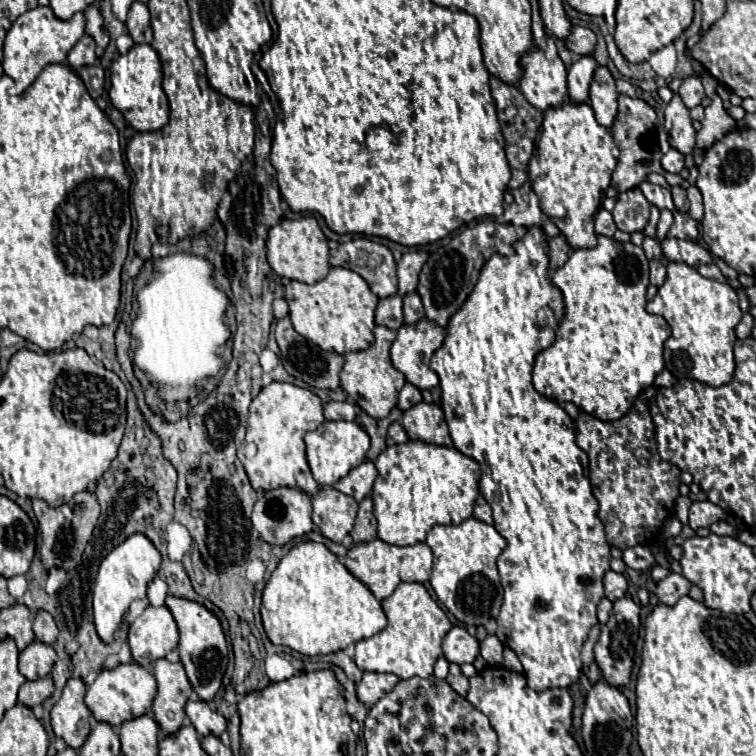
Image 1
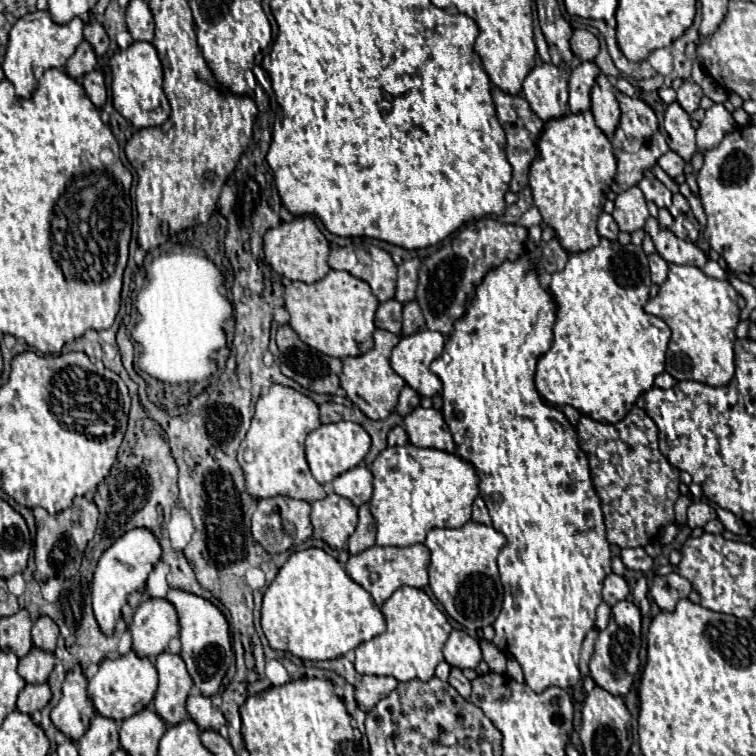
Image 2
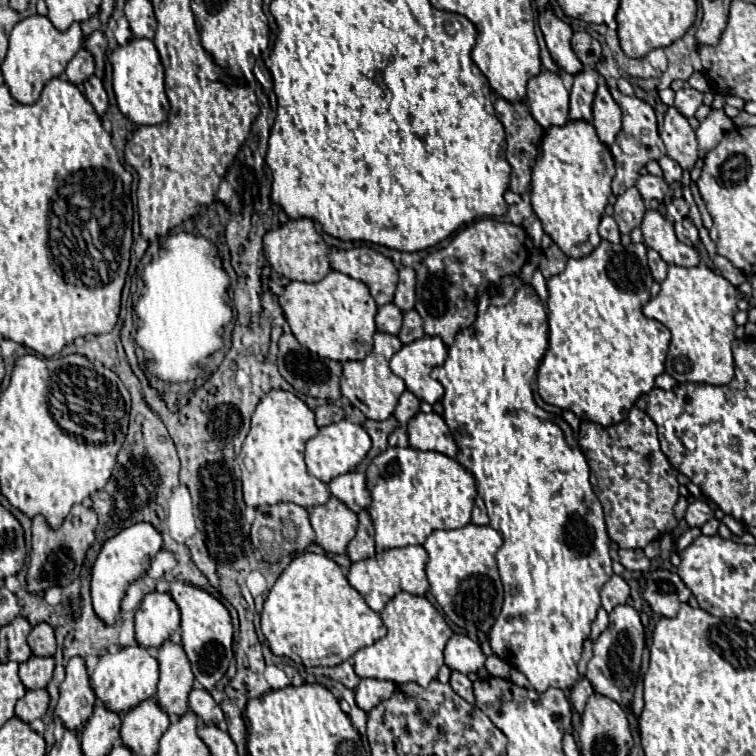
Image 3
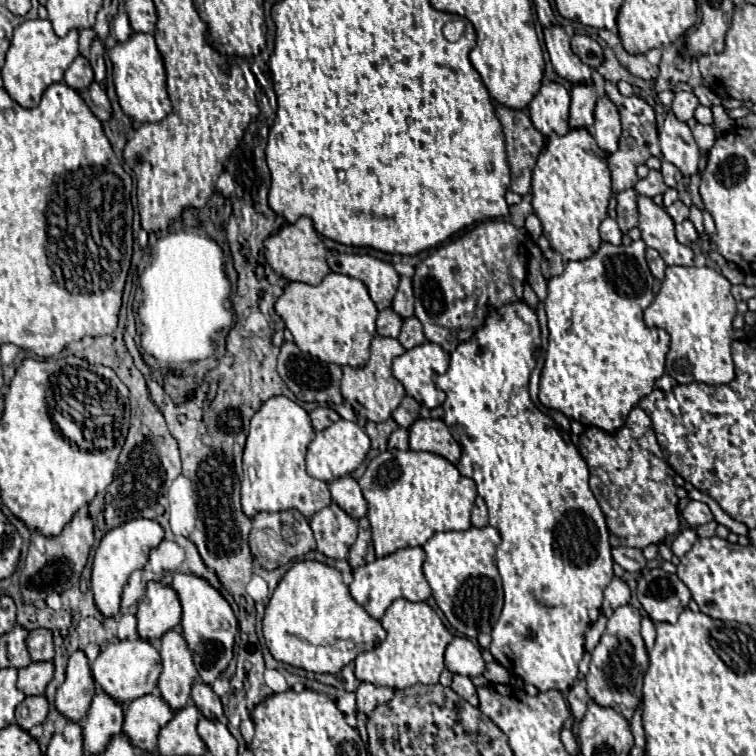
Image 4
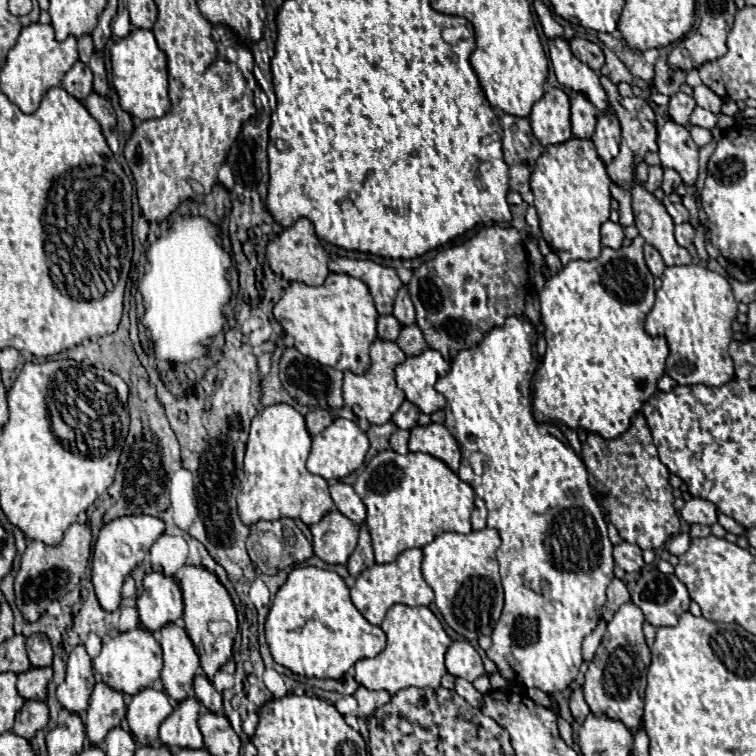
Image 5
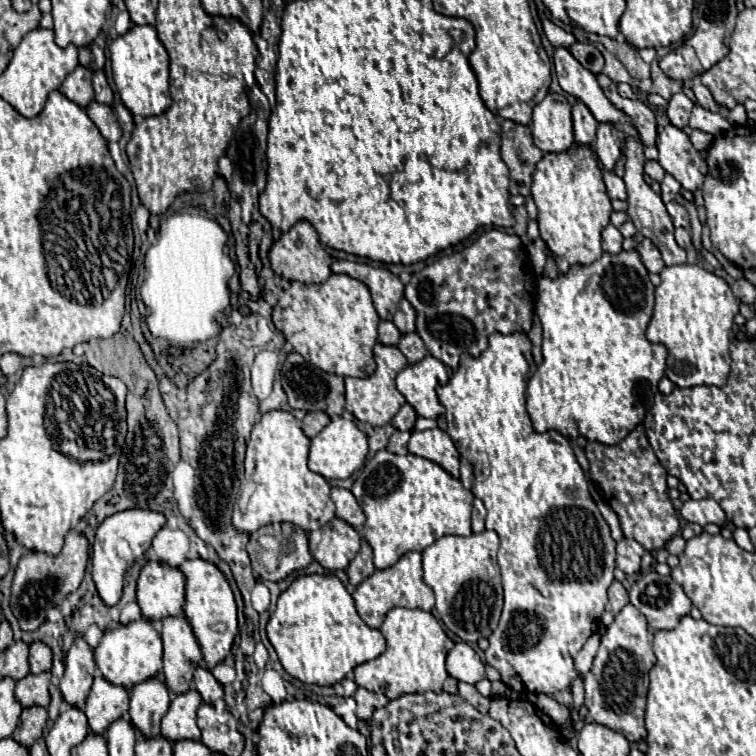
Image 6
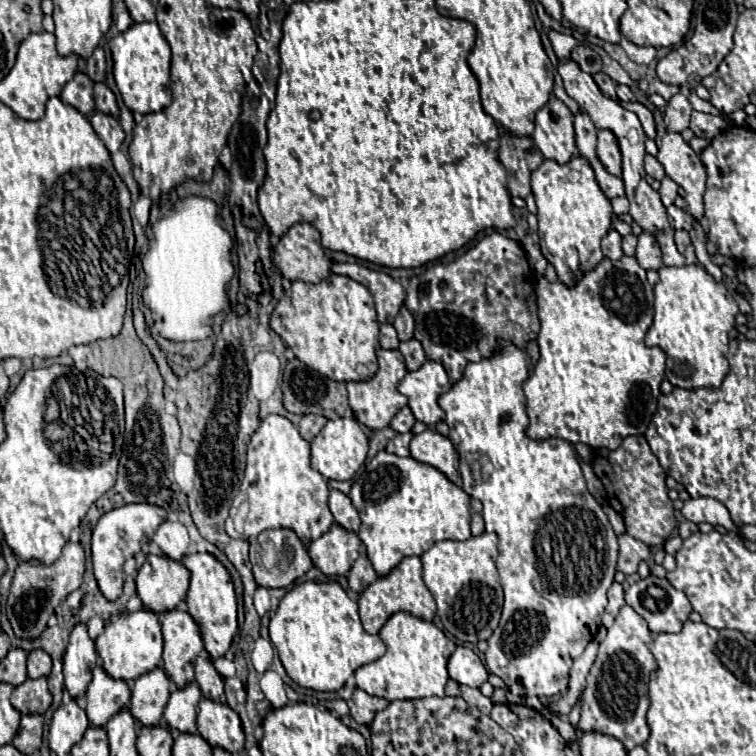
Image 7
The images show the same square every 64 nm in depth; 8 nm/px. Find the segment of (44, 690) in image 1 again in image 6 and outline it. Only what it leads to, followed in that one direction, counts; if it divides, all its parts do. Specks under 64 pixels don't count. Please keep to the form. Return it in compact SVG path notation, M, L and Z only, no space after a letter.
M42 706L24 708L12 738L18 740L20 744L24 744L26 748L30 748L32 742L42 736L42 730L44 730L46 722L48 722L48 710L46 708L42 708Z

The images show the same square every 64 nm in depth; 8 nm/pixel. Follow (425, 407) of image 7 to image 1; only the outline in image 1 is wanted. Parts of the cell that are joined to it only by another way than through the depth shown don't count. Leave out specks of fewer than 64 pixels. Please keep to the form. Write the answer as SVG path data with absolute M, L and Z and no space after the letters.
M424 318L414 324L402 324L390 348L392 364L416 388L432 390L438 386L438 376L434 370L430 370L430 360L442 342L444 330L432 320Z

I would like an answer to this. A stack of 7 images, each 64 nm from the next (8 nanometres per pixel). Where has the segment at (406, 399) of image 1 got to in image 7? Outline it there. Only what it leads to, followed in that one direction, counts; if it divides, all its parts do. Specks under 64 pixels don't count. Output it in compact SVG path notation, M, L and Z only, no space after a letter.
M406 406L406 408L402 408L402 410L392 418L390 426L392 426L396 432L410 432L412 426L414 426L414 422L416 422L416 418L414 418L414 414L410 412L410 408Z

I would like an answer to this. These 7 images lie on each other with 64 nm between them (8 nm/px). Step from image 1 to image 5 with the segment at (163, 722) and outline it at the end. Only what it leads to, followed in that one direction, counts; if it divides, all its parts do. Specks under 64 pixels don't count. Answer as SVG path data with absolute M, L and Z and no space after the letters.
M168 624L160 632L164 668L160 674L164 692L170 700L182 702L192 692L192 680L198 672L198 654L184 628Z

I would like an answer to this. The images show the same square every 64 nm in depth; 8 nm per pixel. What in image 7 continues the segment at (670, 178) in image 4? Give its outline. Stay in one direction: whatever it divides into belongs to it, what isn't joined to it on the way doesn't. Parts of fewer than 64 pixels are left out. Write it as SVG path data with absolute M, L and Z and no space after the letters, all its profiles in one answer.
M663 178L658 193L664 206L670 206L678 196L678 184L670 178Z

